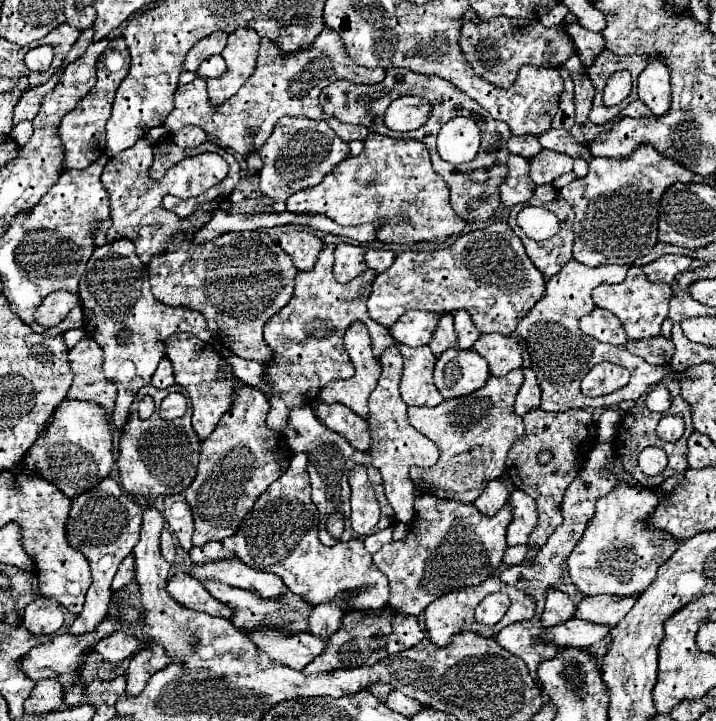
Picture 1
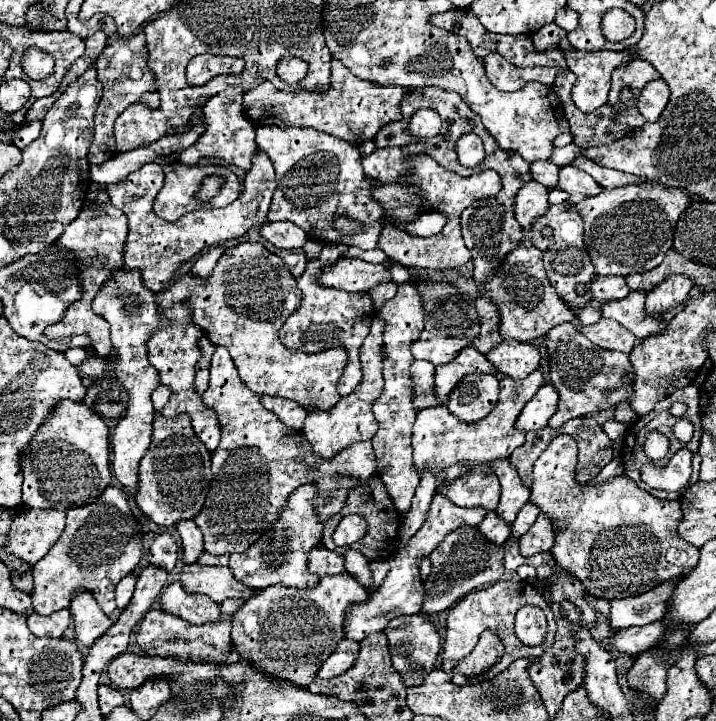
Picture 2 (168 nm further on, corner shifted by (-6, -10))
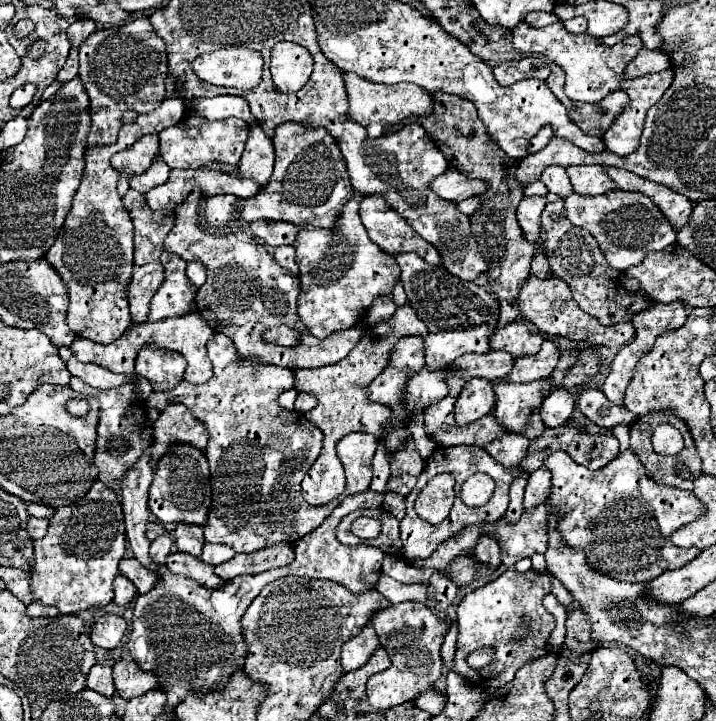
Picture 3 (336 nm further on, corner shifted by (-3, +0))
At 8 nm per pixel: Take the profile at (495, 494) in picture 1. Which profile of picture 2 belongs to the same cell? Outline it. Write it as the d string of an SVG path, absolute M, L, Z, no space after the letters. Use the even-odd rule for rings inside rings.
M492 510L492 514L486 514L484 522L478 526L478 530L494 544L504 544L510 536L510 526Z

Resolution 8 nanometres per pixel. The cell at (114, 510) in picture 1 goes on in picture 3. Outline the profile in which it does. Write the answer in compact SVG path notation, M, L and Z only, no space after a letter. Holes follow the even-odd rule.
M95 482L79 502L57 508L47 534L35 542L31 592L35 600L55 606L61 614L103 608L113 600L111 582L117 576L117 566L125 550L123 510L117 494L105 484Z

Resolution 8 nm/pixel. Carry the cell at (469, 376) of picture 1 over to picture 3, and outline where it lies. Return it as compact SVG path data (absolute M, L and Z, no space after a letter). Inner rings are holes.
M469 380L455 402L457 426L467 426L487 416L495 406L495 392L489 380Z

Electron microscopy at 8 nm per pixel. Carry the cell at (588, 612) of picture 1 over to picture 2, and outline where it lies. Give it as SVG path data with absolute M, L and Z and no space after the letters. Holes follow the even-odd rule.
M672 578L668 582L662 582L660 586L624 600L612 600L610 602L610 616L608 626L612 630L628 628L628 626L644 626L660 620L666 612L666 602L672 596L672 588L676 586L678 578Z

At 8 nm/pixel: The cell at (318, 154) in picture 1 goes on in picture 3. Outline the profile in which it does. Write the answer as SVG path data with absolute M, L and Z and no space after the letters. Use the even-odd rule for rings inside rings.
M281 124L275 130L275 170L269 184L253 198L241 200L241 220L273 220L291 222L297 226L311 224L331 228L339 218L345 202L353 198L353 186L347 176L347 166L333 136L325 128L307 130L301 124Z

